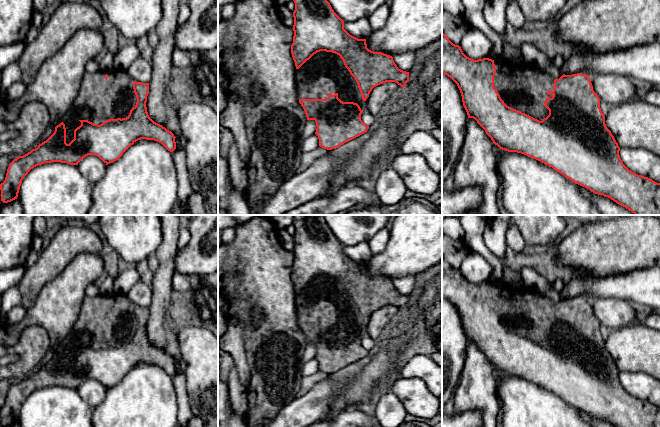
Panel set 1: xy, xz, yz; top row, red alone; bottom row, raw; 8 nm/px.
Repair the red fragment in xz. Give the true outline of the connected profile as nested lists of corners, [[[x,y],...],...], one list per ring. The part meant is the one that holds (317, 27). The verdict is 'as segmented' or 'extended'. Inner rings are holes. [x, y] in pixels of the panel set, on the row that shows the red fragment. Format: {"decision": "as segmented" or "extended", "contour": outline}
{"decision": "extended", "contour": [[[327,0],[293,1],[291,54],[297,69],[295,79],[299,103],[307,120],[316,122],[319,146],[327,150],[336,149],[369,129],[361,120],[361,114],[372,89],[386,82],[404,87],[409,81],[409,72],[399,69],[392,56],[369,50],[366,39],[350,35],[344,29],[344,21]]]}

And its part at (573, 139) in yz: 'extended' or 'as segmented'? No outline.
extended

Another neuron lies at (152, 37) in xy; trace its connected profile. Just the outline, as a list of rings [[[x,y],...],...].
[[[152,29],[148,34],[147,34],[147,39],[151,47],[155,48],[158,43],[159,43],[159,38],[158,35],[155,32],[155,29]]]

